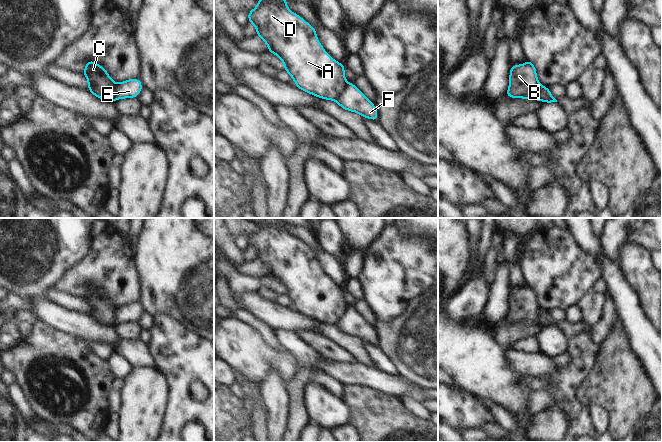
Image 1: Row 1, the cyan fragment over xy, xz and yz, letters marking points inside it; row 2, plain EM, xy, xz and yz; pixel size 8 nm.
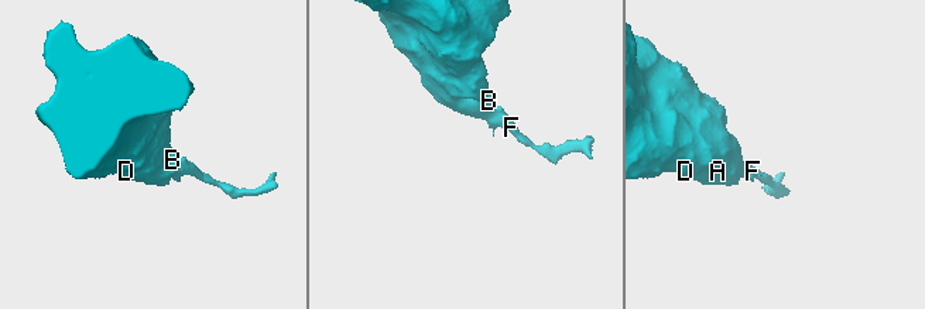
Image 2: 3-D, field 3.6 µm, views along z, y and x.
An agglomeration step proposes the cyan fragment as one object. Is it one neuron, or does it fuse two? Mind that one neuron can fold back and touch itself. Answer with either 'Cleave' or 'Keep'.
Cleave.

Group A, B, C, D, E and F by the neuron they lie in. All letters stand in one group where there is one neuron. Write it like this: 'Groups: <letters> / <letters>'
Groups: A B C D / E F.

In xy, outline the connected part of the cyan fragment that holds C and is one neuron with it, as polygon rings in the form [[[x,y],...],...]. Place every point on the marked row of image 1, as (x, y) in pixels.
[[[88,59],[82,75],[88,79],[87,91],[103,101],[115,101],[117,84],[111,79],[104,67]]]

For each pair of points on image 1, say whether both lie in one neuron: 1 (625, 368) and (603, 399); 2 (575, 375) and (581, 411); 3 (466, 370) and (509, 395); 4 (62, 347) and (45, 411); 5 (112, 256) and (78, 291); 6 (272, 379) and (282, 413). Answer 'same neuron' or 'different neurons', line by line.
1: same neuron
2: same neuron
3: same neuron
4: same neuron
5: same neuron
6: same neuron

